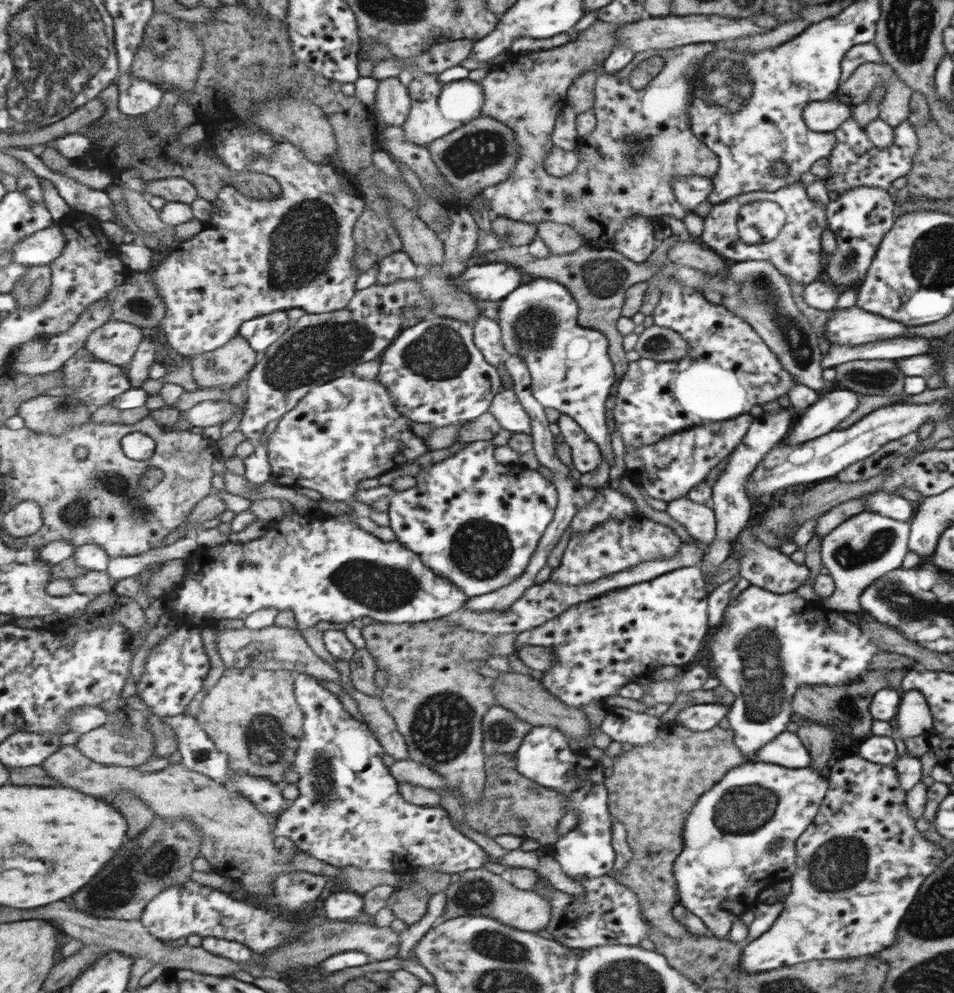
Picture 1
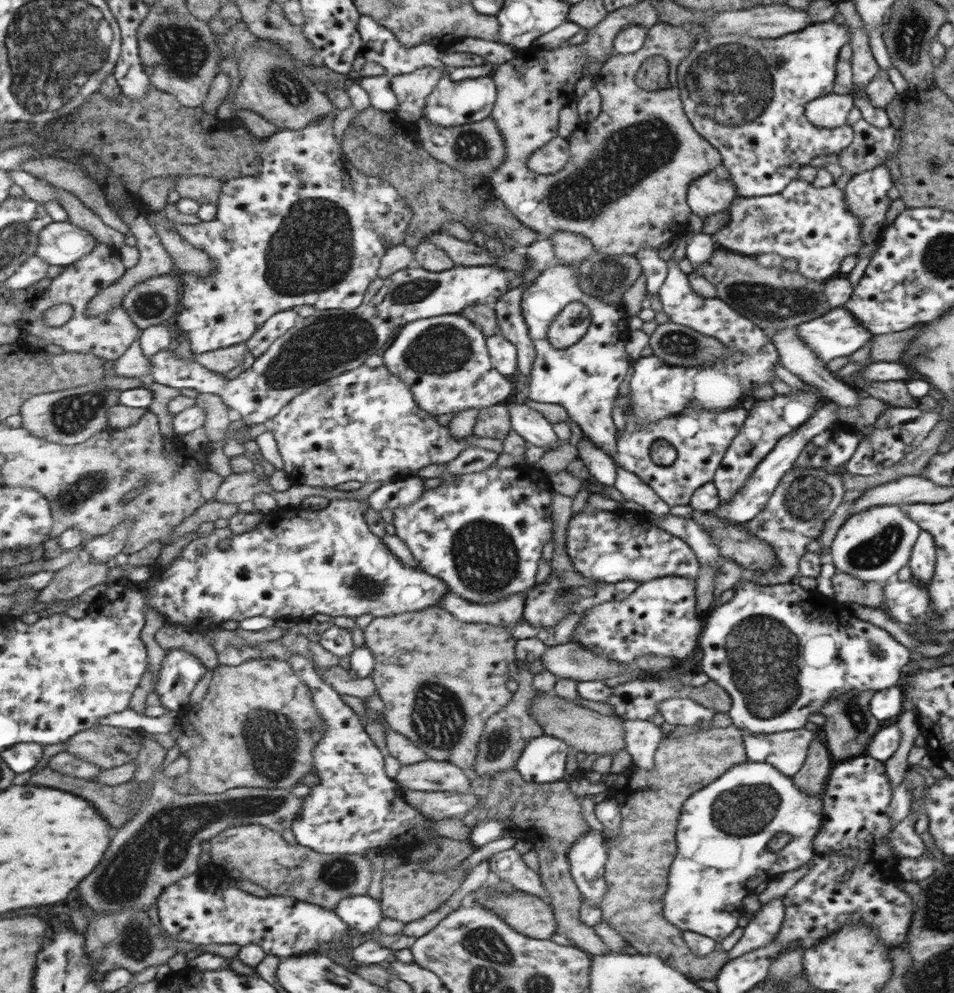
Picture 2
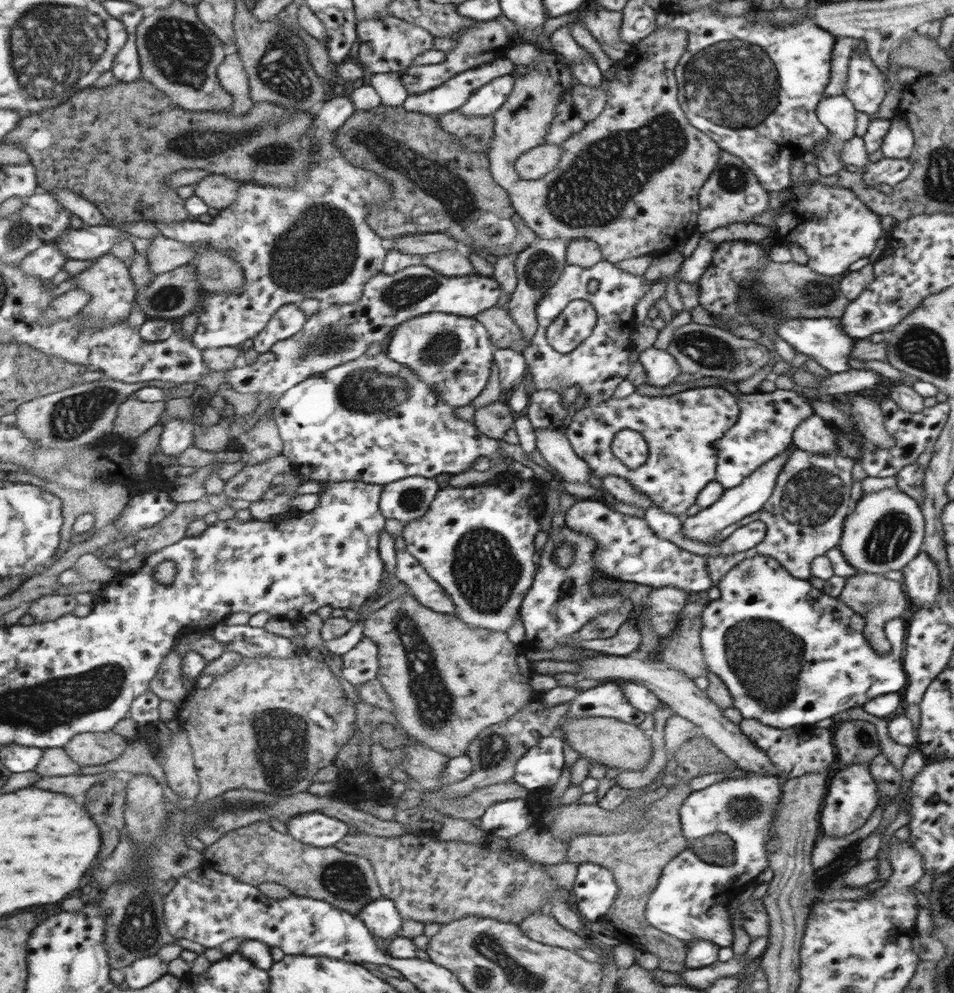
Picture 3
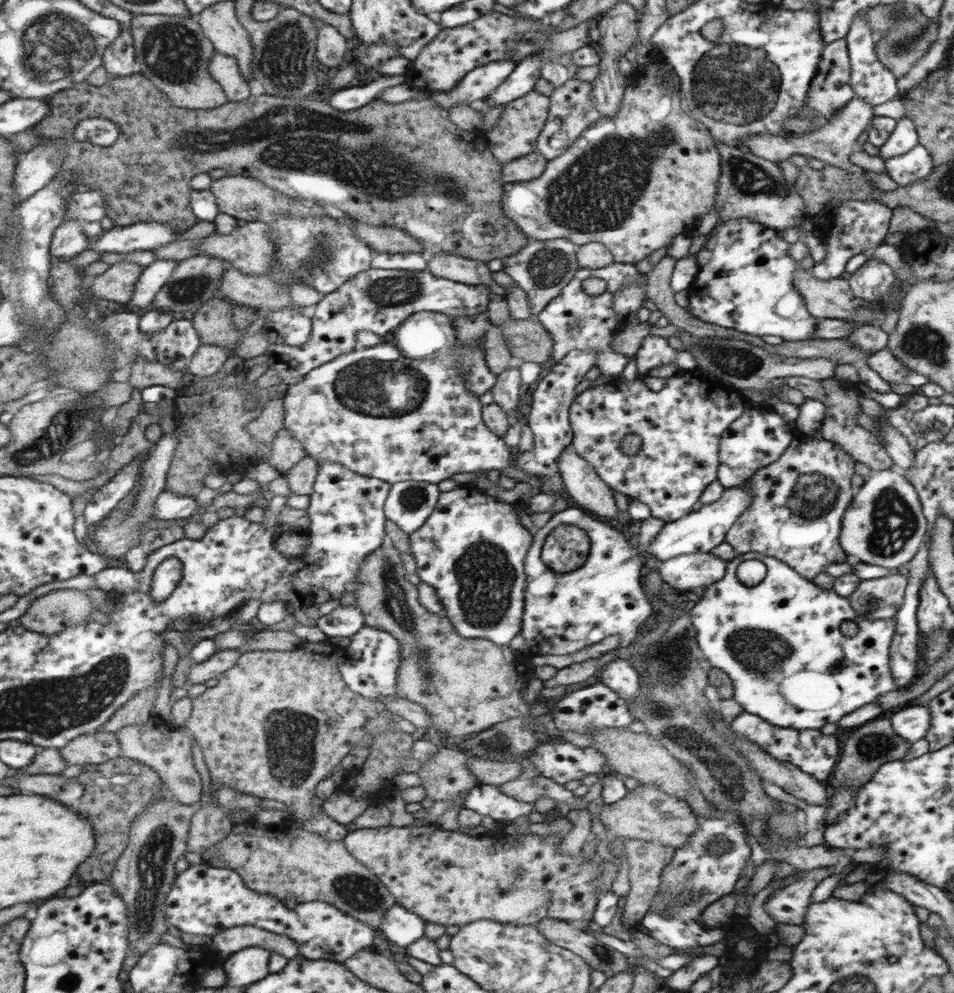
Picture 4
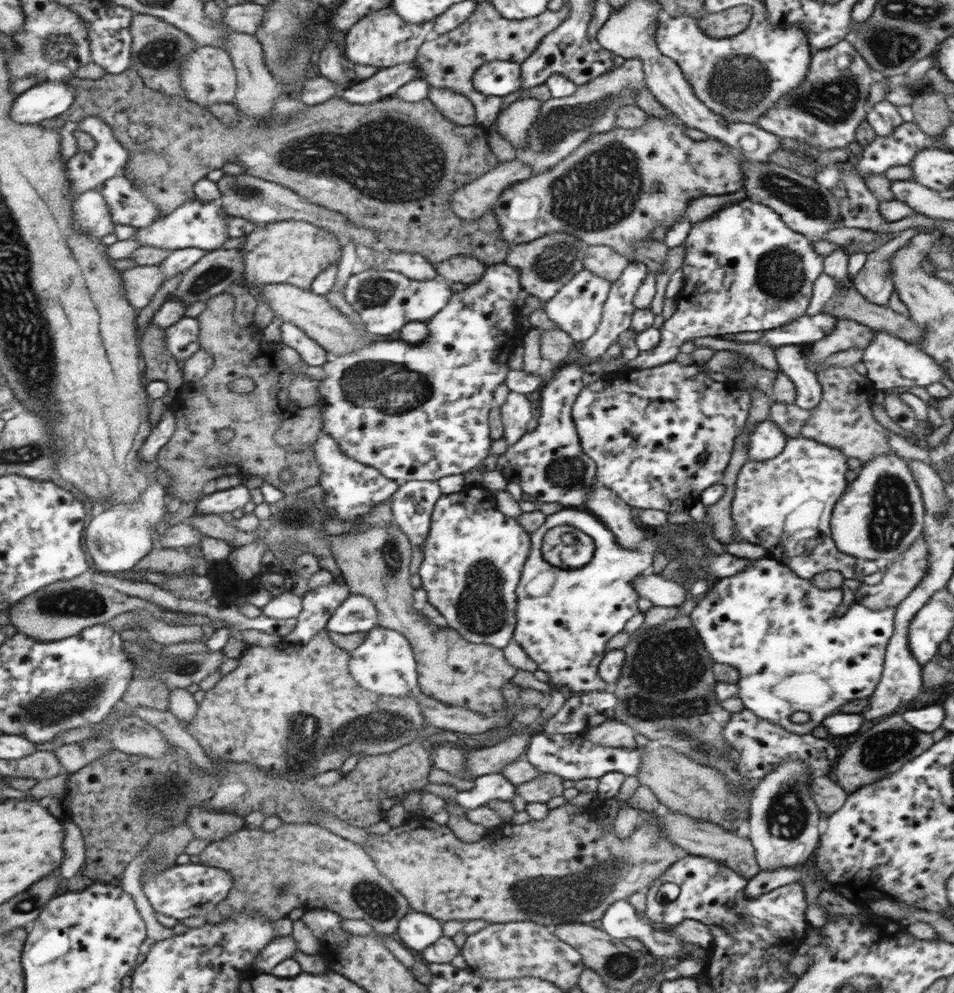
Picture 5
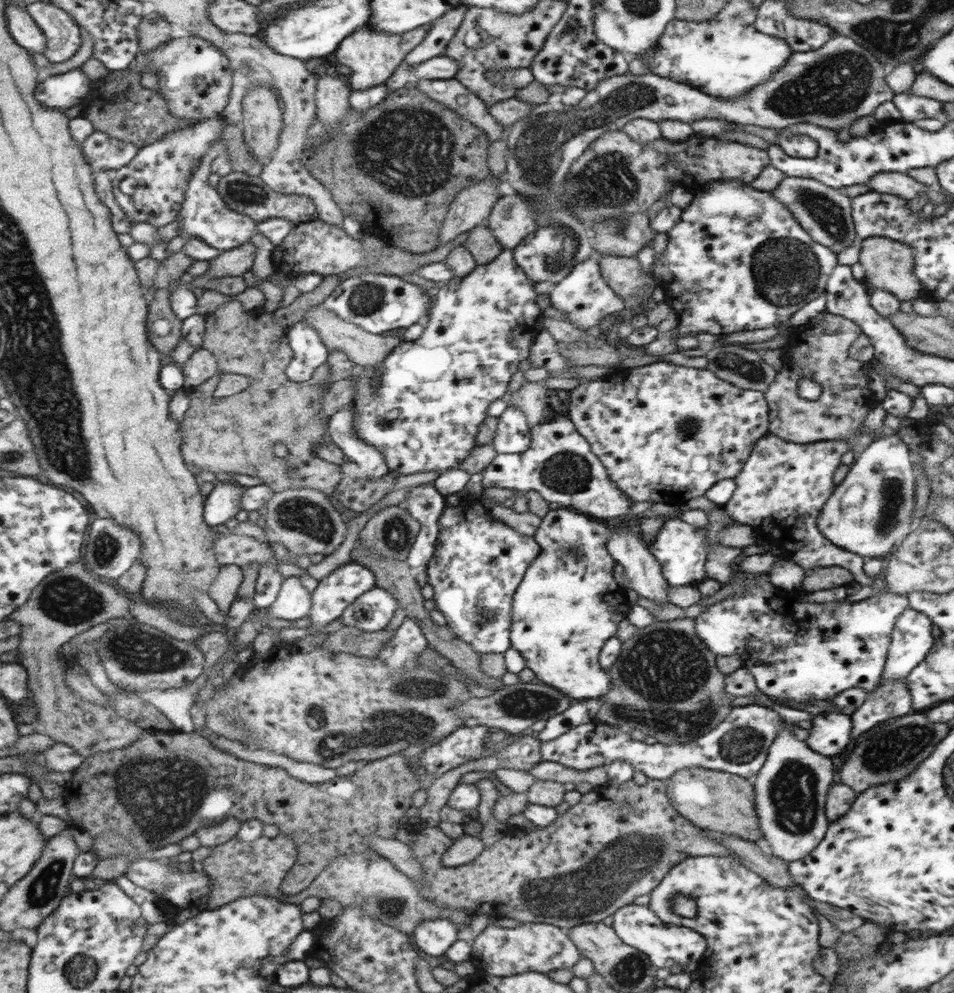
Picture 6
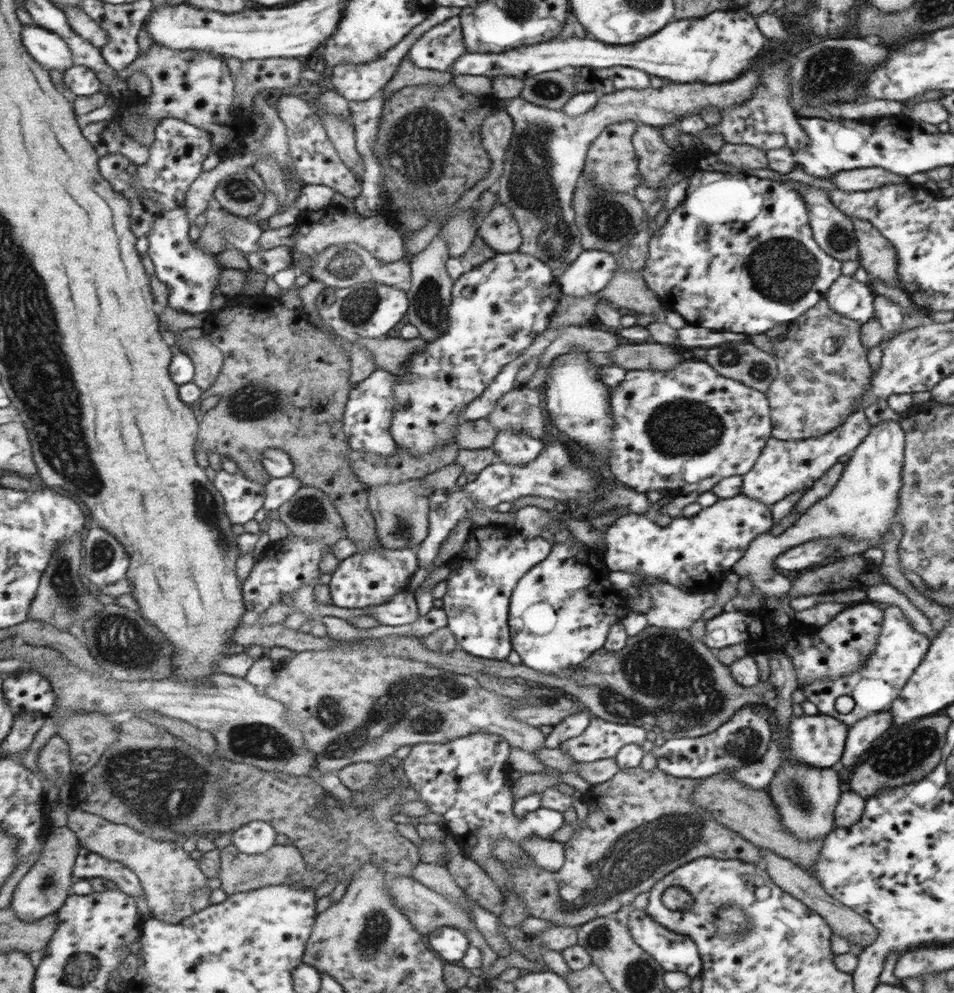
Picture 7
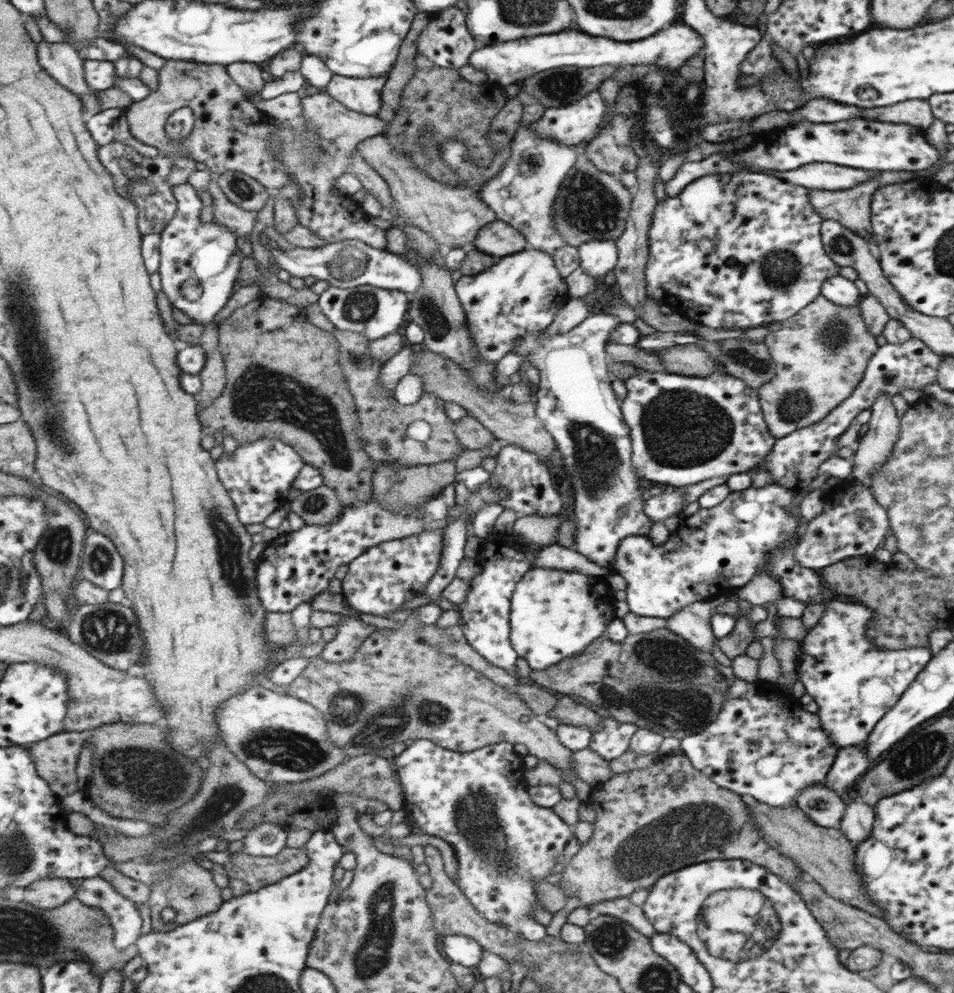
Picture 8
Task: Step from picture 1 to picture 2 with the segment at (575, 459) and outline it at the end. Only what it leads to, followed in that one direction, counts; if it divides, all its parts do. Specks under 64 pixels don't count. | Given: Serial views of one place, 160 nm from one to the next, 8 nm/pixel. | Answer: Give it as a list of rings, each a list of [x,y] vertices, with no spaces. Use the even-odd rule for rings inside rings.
[[[581,441],[576,444],[576,455],[597,483],[607,486],[614,483],[616,465],[598,447],[592,447],[587,441]]]

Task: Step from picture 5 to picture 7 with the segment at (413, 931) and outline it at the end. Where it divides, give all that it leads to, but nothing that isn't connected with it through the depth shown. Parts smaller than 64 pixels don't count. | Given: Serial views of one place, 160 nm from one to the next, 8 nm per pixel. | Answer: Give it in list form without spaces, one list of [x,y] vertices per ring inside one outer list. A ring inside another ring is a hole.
[[[439,927],[428,932],[426,939],[443,960],[456,964],[469,947],[467,937],[455,927]]]

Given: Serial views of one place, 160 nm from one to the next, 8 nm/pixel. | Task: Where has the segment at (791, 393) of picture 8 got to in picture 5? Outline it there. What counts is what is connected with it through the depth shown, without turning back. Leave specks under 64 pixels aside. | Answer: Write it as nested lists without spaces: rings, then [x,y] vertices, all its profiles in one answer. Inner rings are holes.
[[[838,319],[832,332],[823,339],[811,342],[811,347],[807,349],[805,359],[815,362],[824,360],[826,356],[835,352],[849,350],[850,348],[865,348],[870,344],[876,331],[855,320]],[[822,364],[815,375],[822,390],[822,397],[815,408],[805,410],[799,405],[771,399],[767,419],[775,422],[785,438],[804,437],[819,441],[821,444],[840,448],[845,456],[862,462],[888,452],[890,449],[885,440],[885,430],[871,418],[870,398],[857,398],[859,394],[875,397],[877,392],[874,384],[865,375],[859,375],[852,366],[839,368]]]

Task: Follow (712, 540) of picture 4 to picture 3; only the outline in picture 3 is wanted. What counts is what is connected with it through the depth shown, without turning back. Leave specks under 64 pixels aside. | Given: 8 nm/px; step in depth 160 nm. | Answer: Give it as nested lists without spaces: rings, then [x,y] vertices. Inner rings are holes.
[[[793,442],[789,443],[782,451],[772,456],[767,462],[754,468],[753,472],[743,478],[740,484],[724,489],[722,495],[710,507],[700,509],[694,516],[684,516],[681,523],[682,533],[692,541],[708,544],[723,528],[757,512],[772,493],[777,473],[787,460],[787,457],[793,452],[794,448],[796,448],[796,446]]]

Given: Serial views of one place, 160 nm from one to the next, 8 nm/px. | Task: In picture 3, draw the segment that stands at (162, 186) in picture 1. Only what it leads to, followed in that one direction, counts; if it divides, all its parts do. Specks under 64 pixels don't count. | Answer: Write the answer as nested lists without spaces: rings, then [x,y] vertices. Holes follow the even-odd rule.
[[[214,173],[200,180],[194,188],[194,195],[220,211],[237,202],[237,198],[242,195],[242,182]]]

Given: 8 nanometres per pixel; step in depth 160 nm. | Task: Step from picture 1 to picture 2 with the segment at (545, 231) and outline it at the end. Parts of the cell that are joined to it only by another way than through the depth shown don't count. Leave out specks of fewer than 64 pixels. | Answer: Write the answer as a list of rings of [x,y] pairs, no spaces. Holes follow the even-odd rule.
[[[557,232],[547,239],[552,244],[554,258],[565,265],[578,263],[595,252],[591,241],[579,234]]]

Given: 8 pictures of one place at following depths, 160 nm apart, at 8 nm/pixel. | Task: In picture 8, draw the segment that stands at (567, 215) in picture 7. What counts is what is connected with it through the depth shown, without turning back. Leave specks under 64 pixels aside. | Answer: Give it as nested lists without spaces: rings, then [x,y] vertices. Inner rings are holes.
[[[527,126],[516,129],[510,146],[507,162],[479,189],[477,196],[498,220],[522,231],[528,248],[552,255],[554,250],[566,245],[565,239],[553,228],[553,201],[561,181],[575,163],[575,147],[540,137]]]

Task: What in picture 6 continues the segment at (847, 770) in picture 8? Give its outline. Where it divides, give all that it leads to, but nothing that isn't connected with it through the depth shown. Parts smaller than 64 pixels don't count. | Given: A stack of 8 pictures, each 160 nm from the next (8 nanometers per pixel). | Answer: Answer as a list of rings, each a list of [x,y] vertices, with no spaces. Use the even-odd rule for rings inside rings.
[[[904,680],[883,683],[875,687],[860,708],[851,714],[851,740],[866,730],[885,722],[885,720],[905,716],[910,713],[911,696]]]

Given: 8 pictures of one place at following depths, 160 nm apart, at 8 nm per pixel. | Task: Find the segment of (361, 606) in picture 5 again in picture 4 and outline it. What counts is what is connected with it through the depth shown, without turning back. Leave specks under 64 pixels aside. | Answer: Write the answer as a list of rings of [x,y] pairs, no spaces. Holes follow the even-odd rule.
[[[357,603],[341,606],[331,614],[320,617],[317,627],[327,638],[341,637],[351,639],[364,627],[364,616]]]

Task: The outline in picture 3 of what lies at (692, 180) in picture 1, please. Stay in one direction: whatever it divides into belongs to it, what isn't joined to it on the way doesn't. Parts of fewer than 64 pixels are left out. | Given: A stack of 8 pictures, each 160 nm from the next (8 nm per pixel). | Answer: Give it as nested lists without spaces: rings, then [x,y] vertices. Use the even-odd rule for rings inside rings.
[[[720,152],[719,163],[700,191],[700,214],[697,216],[695,231],[705,234],[717,227],[732,223],[747,223],[755,215],[770,210],[770,194],[753,172],[749,171],[741,159],[732,153]]]

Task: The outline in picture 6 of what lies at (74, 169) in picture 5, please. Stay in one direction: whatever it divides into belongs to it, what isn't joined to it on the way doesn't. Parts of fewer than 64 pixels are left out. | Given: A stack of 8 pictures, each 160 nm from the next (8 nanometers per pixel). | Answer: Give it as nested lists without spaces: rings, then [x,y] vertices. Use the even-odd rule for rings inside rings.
[[[98,130],[82,143],[82,146],[95,173],[121,169],[132,162],[139,152],[136,144],[117,140]]]

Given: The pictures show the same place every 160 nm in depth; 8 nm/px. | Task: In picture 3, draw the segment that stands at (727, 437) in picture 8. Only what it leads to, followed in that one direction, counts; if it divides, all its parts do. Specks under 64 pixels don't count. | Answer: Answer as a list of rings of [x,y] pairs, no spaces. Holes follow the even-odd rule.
[[[715,386],[693,387],[662,396],[633,392],[619,400],[610,396],[593,406],[583,405],[575,411],[563,434],[573,452],[588,464],[595,476],[624,478],[649,496],[655,506],[682,518],[685,510],[696,503],[699,492],[716,478],[715,441],[718,442],[736,420],[737,404],[728,391]],[[619,430],[639,432],[646,442],[647,458],[633,470],[611,452],[611,441]]]

